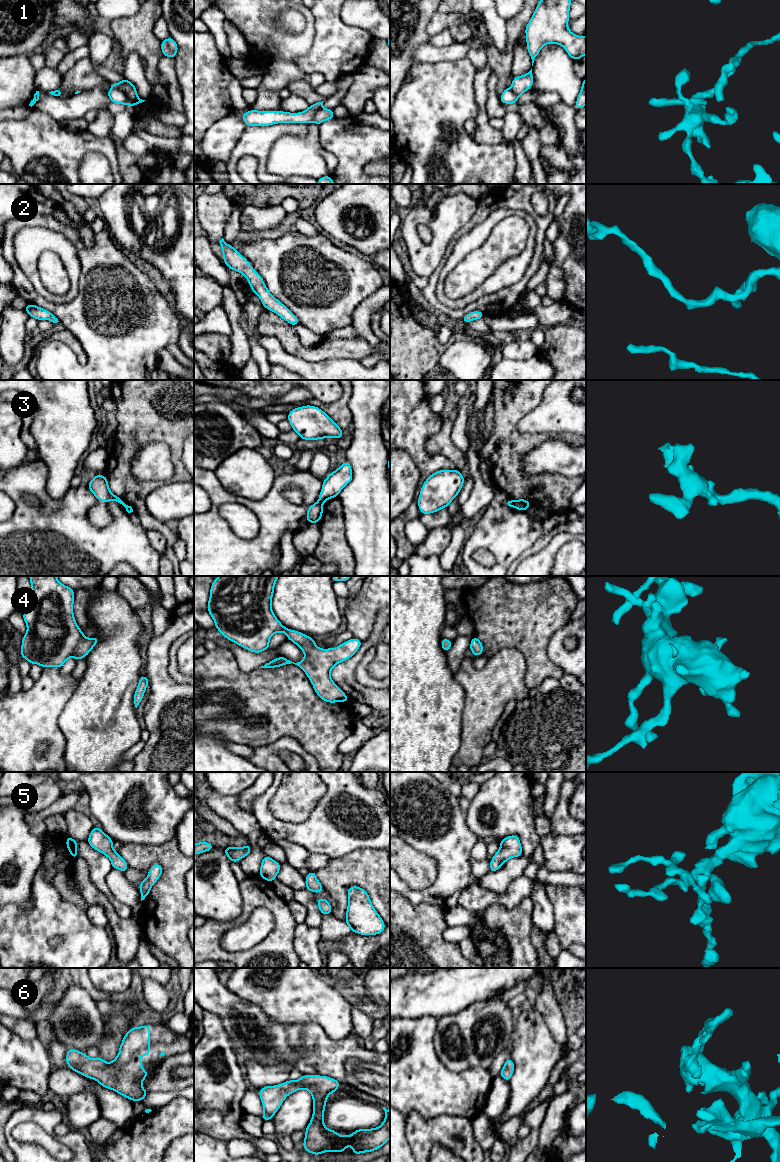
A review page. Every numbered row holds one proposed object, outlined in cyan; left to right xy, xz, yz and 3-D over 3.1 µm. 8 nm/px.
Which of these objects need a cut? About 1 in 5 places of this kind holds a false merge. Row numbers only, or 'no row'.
1, 3

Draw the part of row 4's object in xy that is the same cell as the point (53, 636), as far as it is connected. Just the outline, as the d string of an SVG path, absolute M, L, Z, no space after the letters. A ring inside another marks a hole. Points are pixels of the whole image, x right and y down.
M29 576L29 578L32 595L22 615L28 630L23 635L20 656L30 664L39 664L42 668L61 668L70 657L76 661L86 657L99 639L86 638L75 621L73 614L75 590L60 583L57 576Z

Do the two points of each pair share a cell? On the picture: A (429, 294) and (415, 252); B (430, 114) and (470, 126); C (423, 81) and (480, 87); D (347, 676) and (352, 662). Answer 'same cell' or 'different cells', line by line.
A: different cells
B: different cells
C: different cells
D: same cell

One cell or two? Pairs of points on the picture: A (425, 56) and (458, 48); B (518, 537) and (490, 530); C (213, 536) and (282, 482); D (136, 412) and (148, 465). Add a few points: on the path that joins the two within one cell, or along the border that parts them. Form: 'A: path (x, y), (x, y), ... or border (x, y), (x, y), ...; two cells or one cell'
A: path (433, 54), (450, 53); one cell
B: path (511, 532), (497, 530); one cell
C: path (239, 545), (254, 545), (272, 527), (275, 508); one cell
D: border (146, 443), (164, 442), (169, 448); two cells

